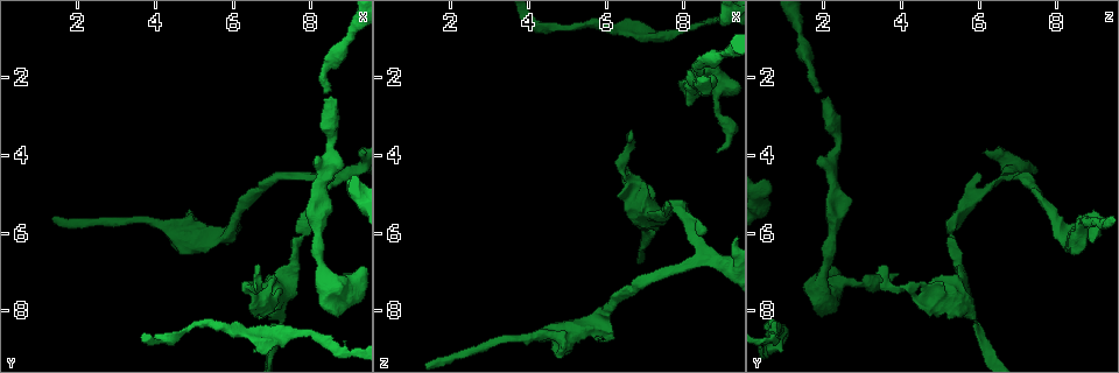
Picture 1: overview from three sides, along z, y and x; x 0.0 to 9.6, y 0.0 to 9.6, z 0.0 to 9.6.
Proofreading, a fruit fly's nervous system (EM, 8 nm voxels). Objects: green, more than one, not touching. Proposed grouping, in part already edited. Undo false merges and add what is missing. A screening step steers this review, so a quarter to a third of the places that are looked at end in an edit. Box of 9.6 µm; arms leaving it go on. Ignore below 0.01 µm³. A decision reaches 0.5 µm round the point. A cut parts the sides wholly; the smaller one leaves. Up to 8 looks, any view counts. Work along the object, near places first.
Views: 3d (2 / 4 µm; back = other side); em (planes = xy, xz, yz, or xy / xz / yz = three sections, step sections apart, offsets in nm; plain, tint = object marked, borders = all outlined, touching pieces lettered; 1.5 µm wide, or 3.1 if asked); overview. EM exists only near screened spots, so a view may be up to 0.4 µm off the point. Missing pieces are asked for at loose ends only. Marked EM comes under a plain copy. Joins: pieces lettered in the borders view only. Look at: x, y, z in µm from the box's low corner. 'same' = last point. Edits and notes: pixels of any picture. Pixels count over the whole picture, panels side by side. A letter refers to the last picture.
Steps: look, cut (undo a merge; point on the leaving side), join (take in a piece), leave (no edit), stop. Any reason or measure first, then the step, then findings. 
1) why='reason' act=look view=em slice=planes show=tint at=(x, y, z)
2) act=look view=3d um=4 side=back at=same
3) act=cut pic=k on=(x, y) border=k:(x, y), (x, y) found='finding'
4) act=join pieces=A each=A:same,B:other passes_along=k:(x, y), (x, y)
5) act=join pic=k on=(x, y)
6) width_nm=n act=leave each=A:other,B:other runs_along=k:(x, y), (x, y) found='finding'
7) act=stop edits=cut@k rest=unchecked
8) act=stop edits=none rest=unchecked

why='free end' act=look view=em slice=planes show=borders at=(8.50, 2.60, 1.90)

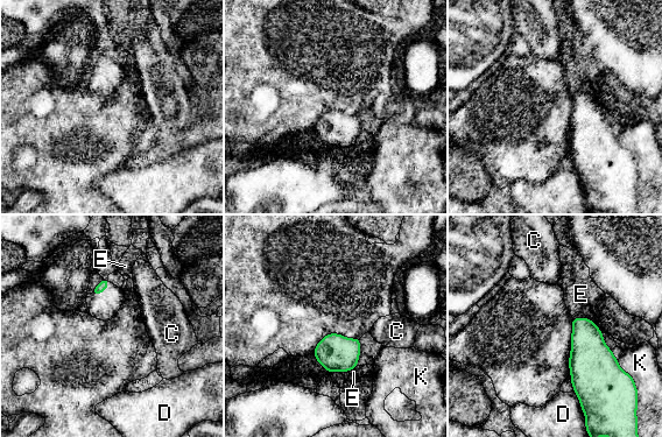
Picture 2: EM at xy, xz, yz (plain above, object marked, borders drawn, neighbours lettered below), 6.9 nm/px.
longest_contact=E:160nm act=leave each=C:other,D:other,E:other,K:other found='no lettered piece goes on from it'

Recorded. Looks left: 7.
why='thick turns thin' act=look view=em slice=yz step=4 show=borders at=(7.10, 8.25, 5.90)

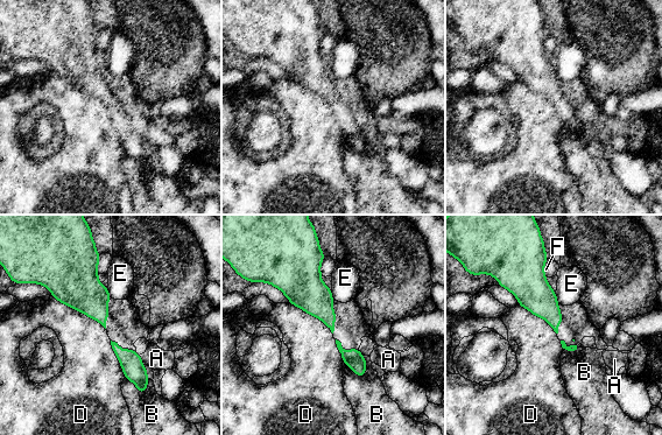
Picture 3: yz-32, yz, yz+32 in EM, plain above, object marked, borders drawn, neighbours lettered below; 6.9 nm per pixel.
act=leave each=A:other,B:other,D:other,E:other,F:other border=3:(54, 297), (94, 318), (105, 329) found='one neuron here'

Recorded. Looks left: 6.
act=look view=em slice=planes show=borders at=(6.55, 7.50, 4.35)

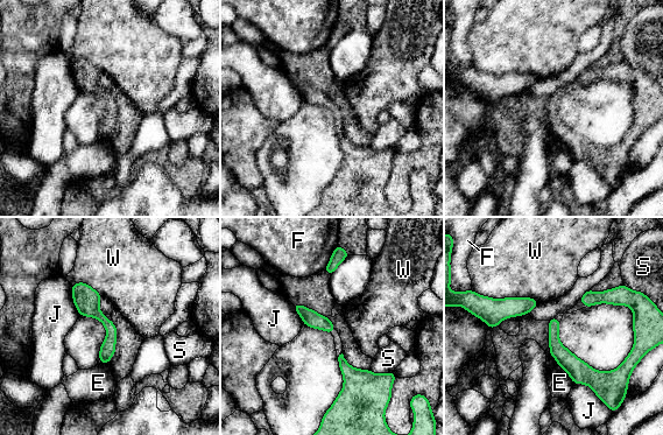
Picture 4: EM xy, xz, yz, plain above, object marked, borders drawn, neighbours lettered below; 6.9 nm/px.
longest_contact=W:420nm act=leave each=E:other,F:other,J:other,S:other,W:other found='all the same neuron'

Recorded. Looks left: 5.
why='free end' act=look view=em slice=yz step=8 show=tint at=(6.15, 5.90, 8.65)

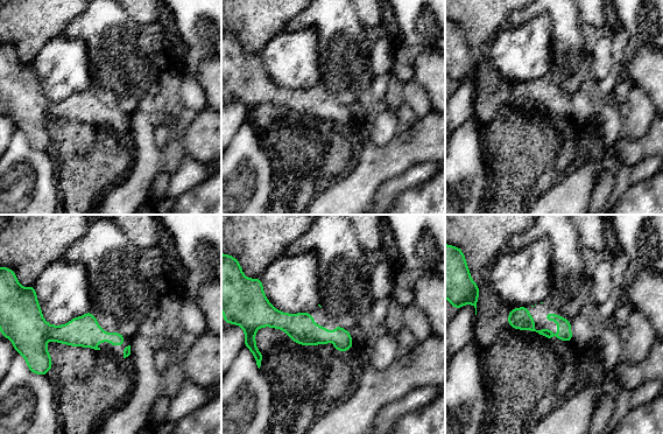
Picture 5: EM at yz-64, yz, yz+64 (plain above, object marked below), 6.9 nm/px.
why='cut it another way' act=look view=em slice=planes show=borders at=same

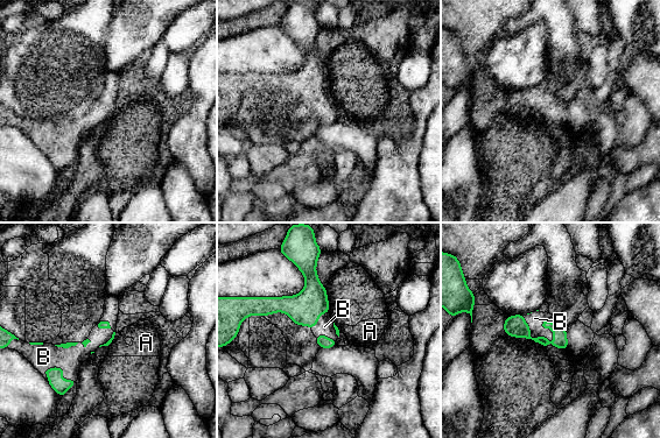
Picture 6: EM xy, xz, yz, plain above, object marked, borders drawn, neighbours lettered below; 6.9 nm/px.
act=join pieces=B each=A:other,B:same passes_along=6:(514, 326), (533, 338), (534, 318) found='the neuron continues'

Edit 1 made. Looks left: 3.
act=stop edits=join@6 rest=unchecked

